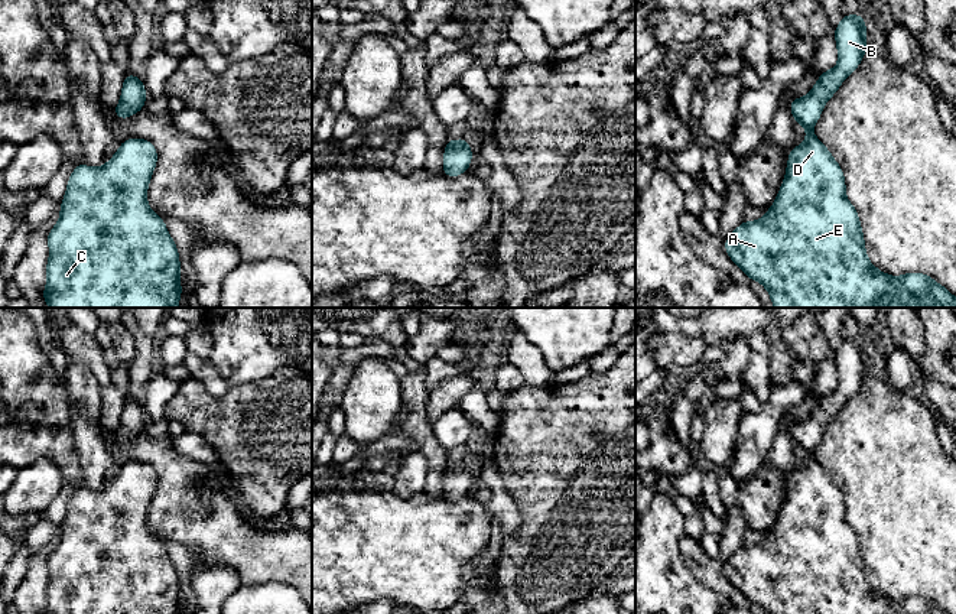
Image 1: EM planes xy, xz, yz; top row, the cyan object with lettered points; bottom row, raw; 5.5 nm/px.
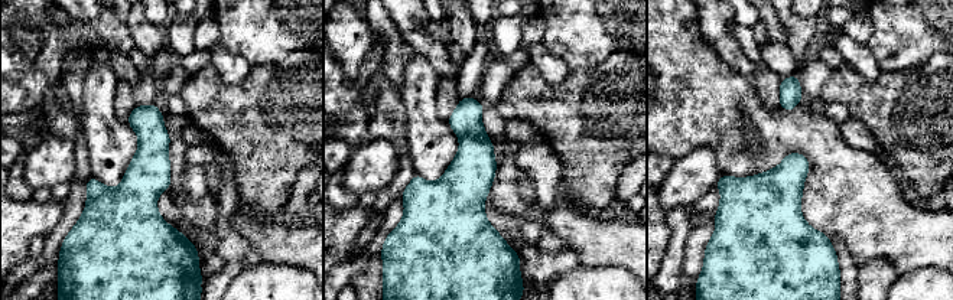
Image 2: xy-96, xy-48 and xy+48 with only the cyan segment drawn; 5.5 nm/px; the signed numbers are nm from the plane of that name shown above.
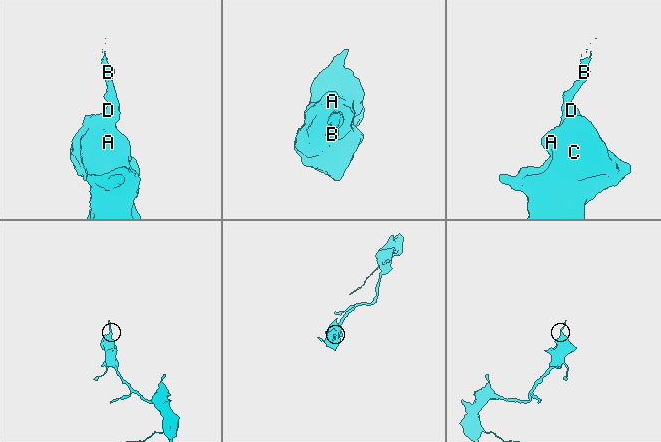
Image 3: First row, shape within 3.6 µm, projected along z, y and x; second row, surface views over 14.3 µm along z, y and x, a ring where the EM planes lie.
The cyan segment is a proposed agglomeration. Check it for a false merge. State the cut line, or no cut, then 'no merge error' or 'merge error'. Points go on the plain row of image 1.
no cut; no merge error

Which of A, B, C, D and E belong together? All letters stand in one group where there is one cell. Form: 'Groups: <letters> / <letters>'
Groups: A B C D E

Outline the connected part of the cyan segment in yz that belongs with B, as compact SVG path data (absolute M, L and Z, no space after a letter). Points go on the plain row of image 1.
M842 340L833 354L838 389L823 394L807 419L790 426L794 445L806 454L806 464L790 472L786 500L774 527L761 543L742 545L725 563L731 584L767 614L947 614L920 595L894 601L869 585L858 535L846 522L843 494L813 455L823 429L859 390L866 376L865 353L862 340Z

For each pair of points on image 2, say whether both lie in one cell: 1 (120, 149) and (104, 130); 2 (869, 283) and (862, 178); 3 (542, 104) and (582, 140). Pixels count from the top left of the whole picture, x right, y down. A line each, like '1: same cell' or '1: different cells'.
1: same cell
2: different cells
3: same cell

